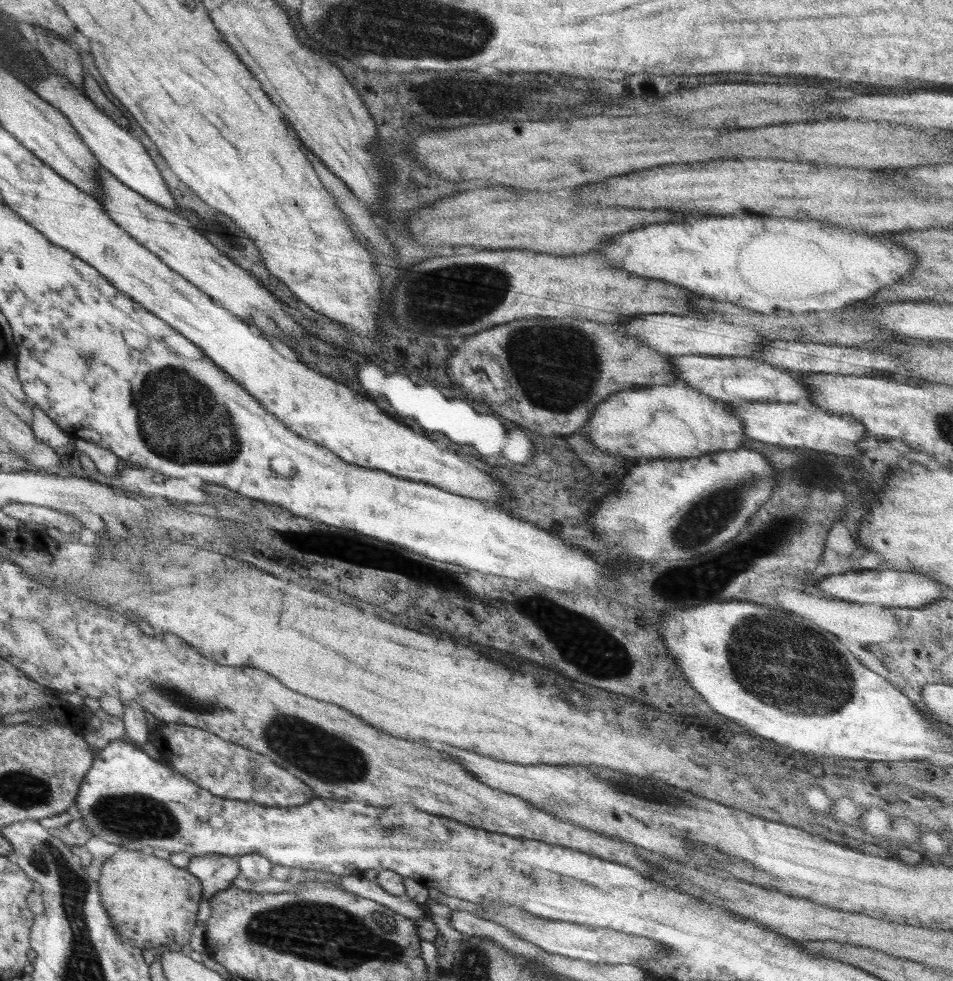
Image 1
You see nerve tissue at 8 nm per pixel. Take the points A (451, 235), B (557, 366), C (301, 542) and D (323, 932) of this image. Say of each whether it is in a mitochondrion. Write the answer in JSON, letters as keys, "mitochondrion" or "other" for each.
{"A":"other","B":"mitochondrion","C":"other","D":"mitochondrion"}

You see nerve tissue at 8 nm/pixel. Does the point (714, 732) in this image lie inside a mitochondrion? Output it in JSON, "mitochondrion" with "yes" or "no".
{"mitochondrion":"no"}

